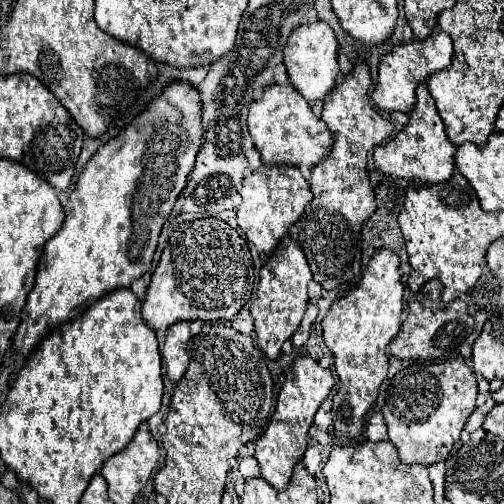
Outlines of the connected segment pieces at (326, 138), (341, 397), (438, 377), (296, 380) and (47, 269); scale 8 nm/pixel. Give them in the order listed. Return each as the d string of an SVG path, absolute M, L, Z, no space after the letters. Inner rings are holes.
M289 81L283 85L269 85L263 91L263 97L251 105L247 123L263 163L269 165L315 167L329 155L333 145L329 127L319 117L315 117L309 103L305 103L305 99L299 93L295 93L295 87Z
M387 247L377 249L359 283L345 297L331 303L321 323L325 345L335 357L335 371L339 375L339 387L333 395L333 425L337 435L361 435L365 413L375 403L379 385L387 377L387 345L399 333L403 313L403 285L399 279L399 257Z
M463 357L443 363L413 363L401 369L387 387L383 417L389 439L399 449L399 459L405 465L431 465L443 461L461 429L475 409L477 379Z
M303 355L293 361L291 373L287 375L287 379L279 391L277 407L269 421L269 427L255 441L255 459L259 461L261 477L269 485L283 489L285 483L291 479L291 471L293 471L295 463L303 457L303 453L307 449L307 431L313 425L313 415L319 409L319 405L327 399L333 383L335 383L335 379L333 379L331 371L323 369L311 357Z
M173 81L161 91L161 95L153 97L149 105L123 131L119 131L119 135L101 145L89 159L73 193L69 195L67 219L55 237L45 243L45 251L39 259L35 287L29 293L21 325L13 341L23 355L29 355L53 325L79 317L83 309L101 299L101 295L117 287L131 287L133 279L139 279L145 271L149 271L161 227L167 221L179 193L185 189L187 175L193 171L195 157L203 145L201 107L203 101L193 85Z

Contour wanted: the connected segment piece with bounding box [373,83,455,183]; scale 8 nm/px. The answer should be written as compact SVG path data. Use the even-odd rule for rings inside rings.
M419 83L415 95L417 95L417 103L415 109L409 113L409 123L395 139L379 145L373 153L373 159L377 169L389 173L391 177L407 177L407 179L421 179L425 183L441 183L447 181L455 171L455 159L453 159L455 145L445 135L443 121L437 113L433 97L427 91L427 85Z

